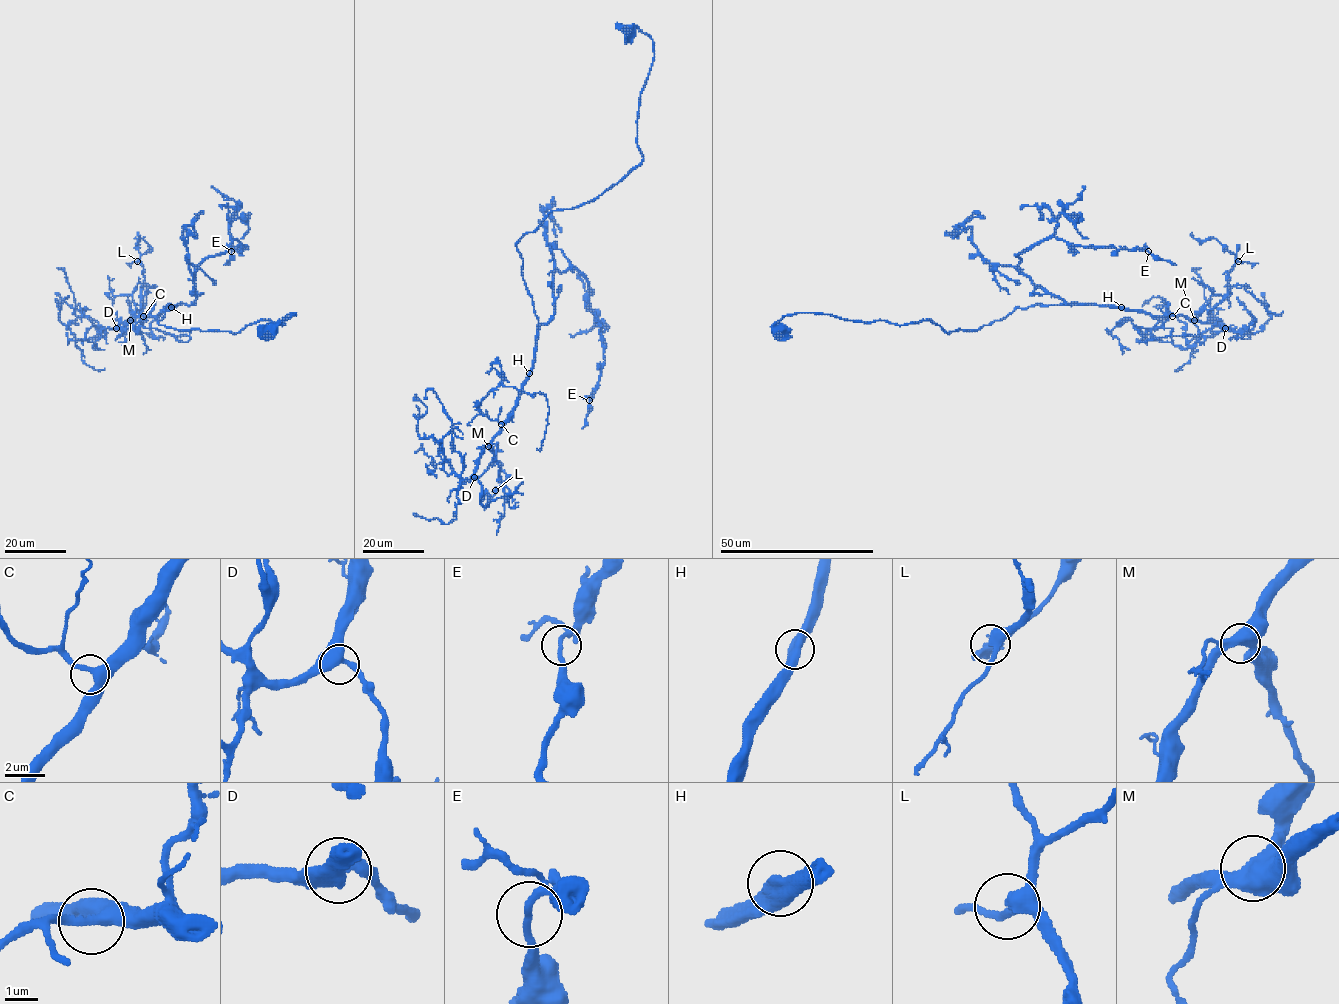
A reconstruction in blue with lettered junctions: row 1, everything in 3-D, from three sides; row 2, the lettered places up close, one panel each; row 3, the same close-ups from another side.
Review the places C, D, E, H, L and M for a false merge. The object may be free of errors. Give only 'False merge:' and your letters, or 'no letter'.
False merge: no letter

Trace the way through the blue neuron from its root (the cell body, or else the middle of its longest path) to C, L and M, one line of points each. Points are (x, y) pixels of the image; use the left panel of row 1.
C: (271, 329), (296, 313), (284, 324), (259, 320), (237, 333), (158, 323), (164, 307), (181, 303), (143, 316)
L: (271, 329), (296, 313), (237, 333), (158, 323), (181, 303), (134, 319), (137, 261)
M: (271, 329), (296, 313), (284, 324), (259, 320), (237, 333), (158, 323), (164, 307), (181, 303), (130, 320)

